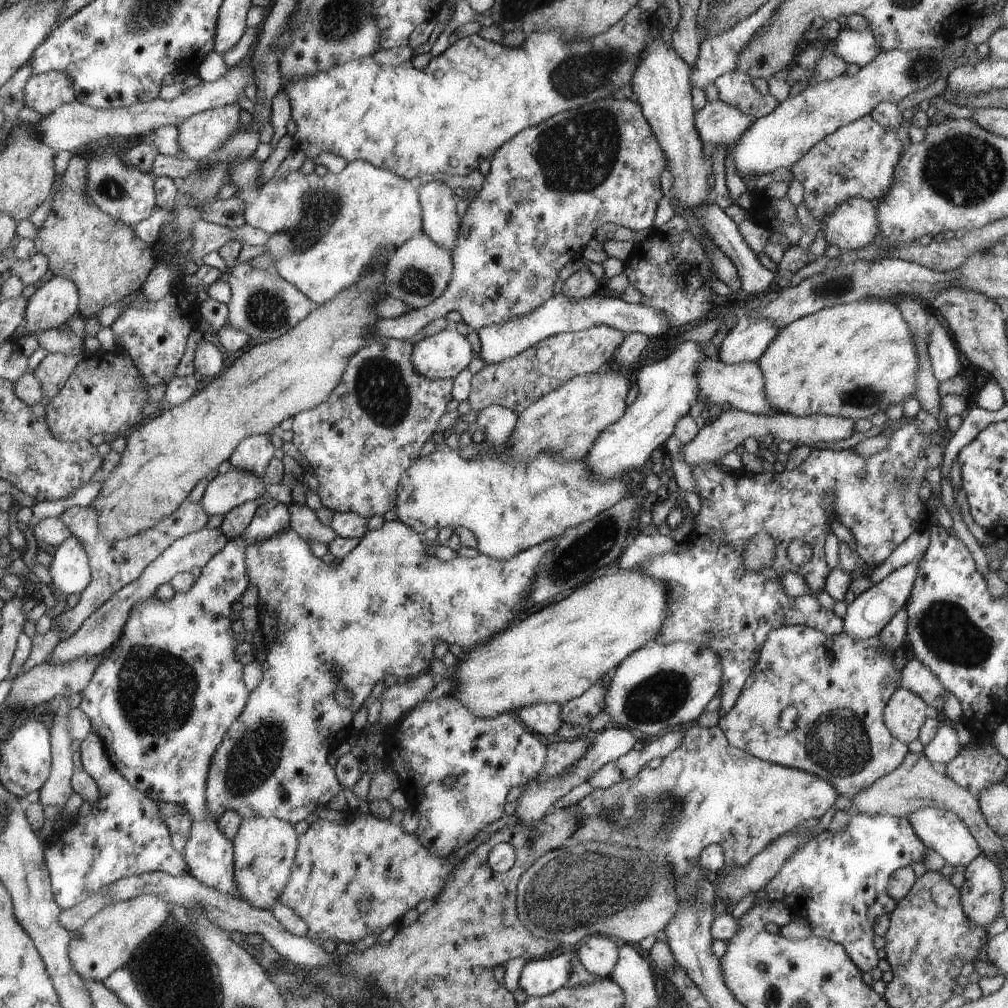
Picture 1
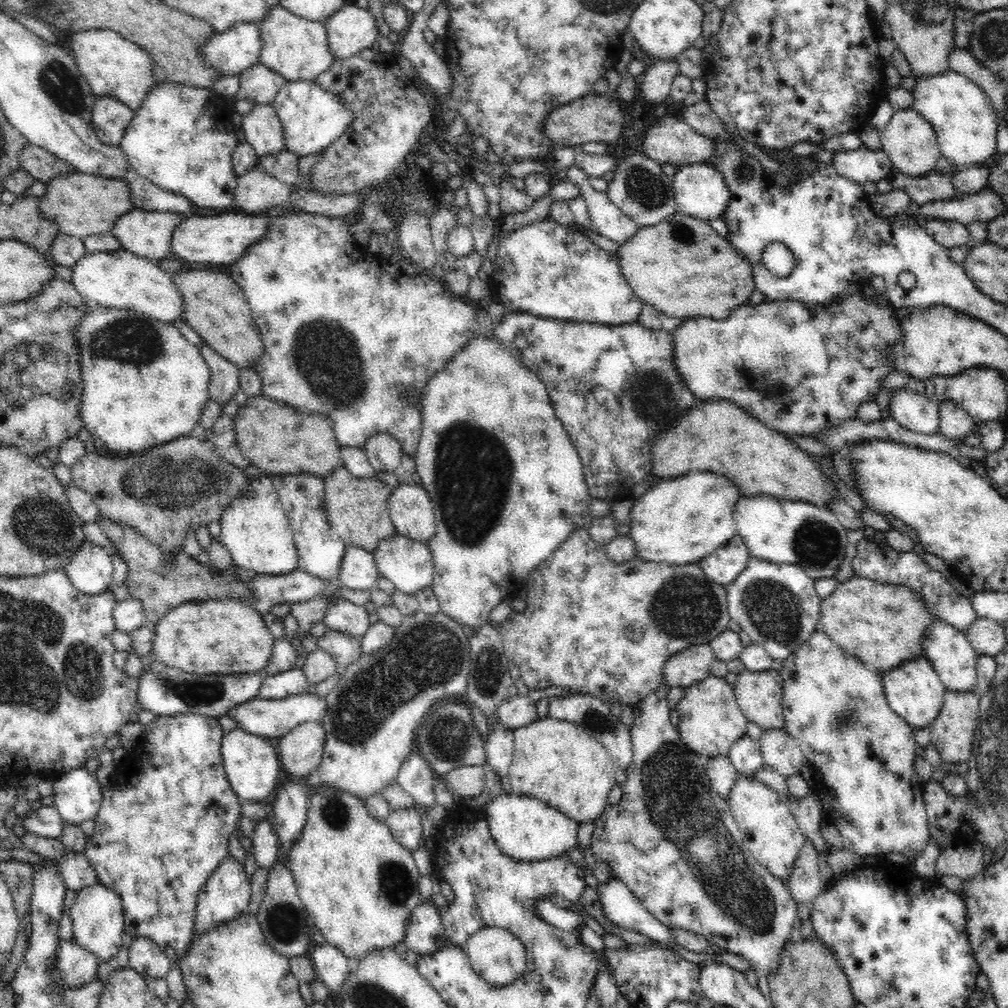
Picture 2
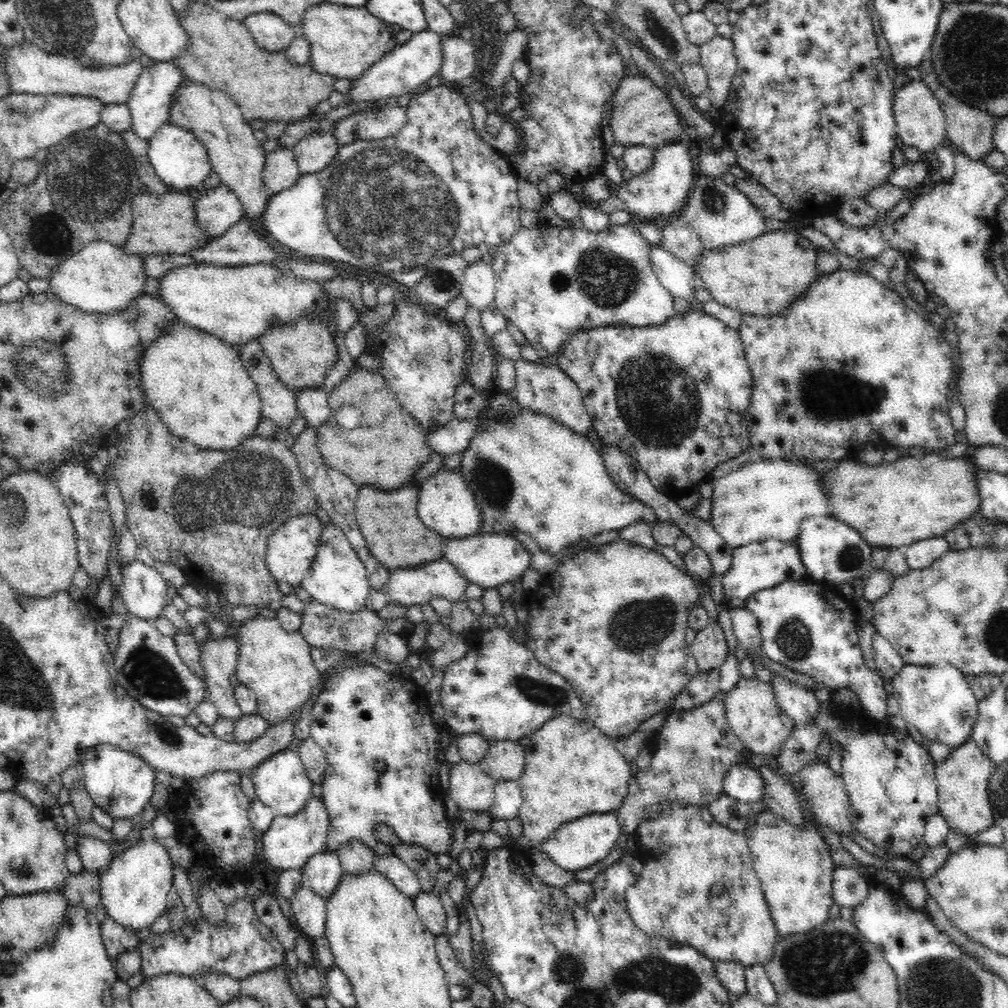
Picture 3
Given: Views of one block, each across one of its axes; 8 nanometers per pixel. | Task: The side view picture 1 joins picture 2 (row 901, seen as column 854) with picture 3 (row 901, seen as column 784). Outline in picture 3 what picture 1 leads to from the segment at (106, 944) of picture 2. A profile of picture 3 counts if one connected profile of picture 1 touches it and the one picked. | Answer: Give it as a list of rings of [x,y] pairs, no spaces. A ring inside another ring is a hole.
[[[158,842],[134,844],[132,848],[126,848],[114,856],[100,875],[99,883],[100,902],[106,916],[132,930],[148,928],[165,912],[170,896],[168,892],[173,888],[173,870],[168,852]]]

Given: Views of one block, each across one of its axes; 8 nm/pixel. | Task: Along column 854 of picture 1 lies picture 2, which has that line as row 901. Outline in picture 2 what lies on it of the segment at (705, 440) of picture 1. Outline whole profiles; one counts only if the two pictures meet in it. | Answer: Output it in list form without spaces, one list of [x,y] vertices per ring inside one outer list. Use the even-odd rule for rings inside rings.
[[[420,901],[414,907],[405,932],[406,947],[419,956],[440,952],[444,950],[444,946],[448,946],[438,906],[432,901]]]

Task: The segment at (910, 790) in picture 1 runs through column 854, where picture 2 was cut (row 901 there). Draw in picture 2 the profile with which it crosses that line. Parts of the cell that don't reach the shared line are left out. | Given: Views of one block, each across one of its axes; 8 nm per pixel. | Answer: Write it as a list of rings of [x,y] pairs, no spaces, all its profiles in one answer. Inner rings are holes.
[[[807,841],[796,858],[794,868],[786,883],[791,897],[797,904],[813,902],[821,893],[823,883],[820,879],[819,855],[814,845]]]

